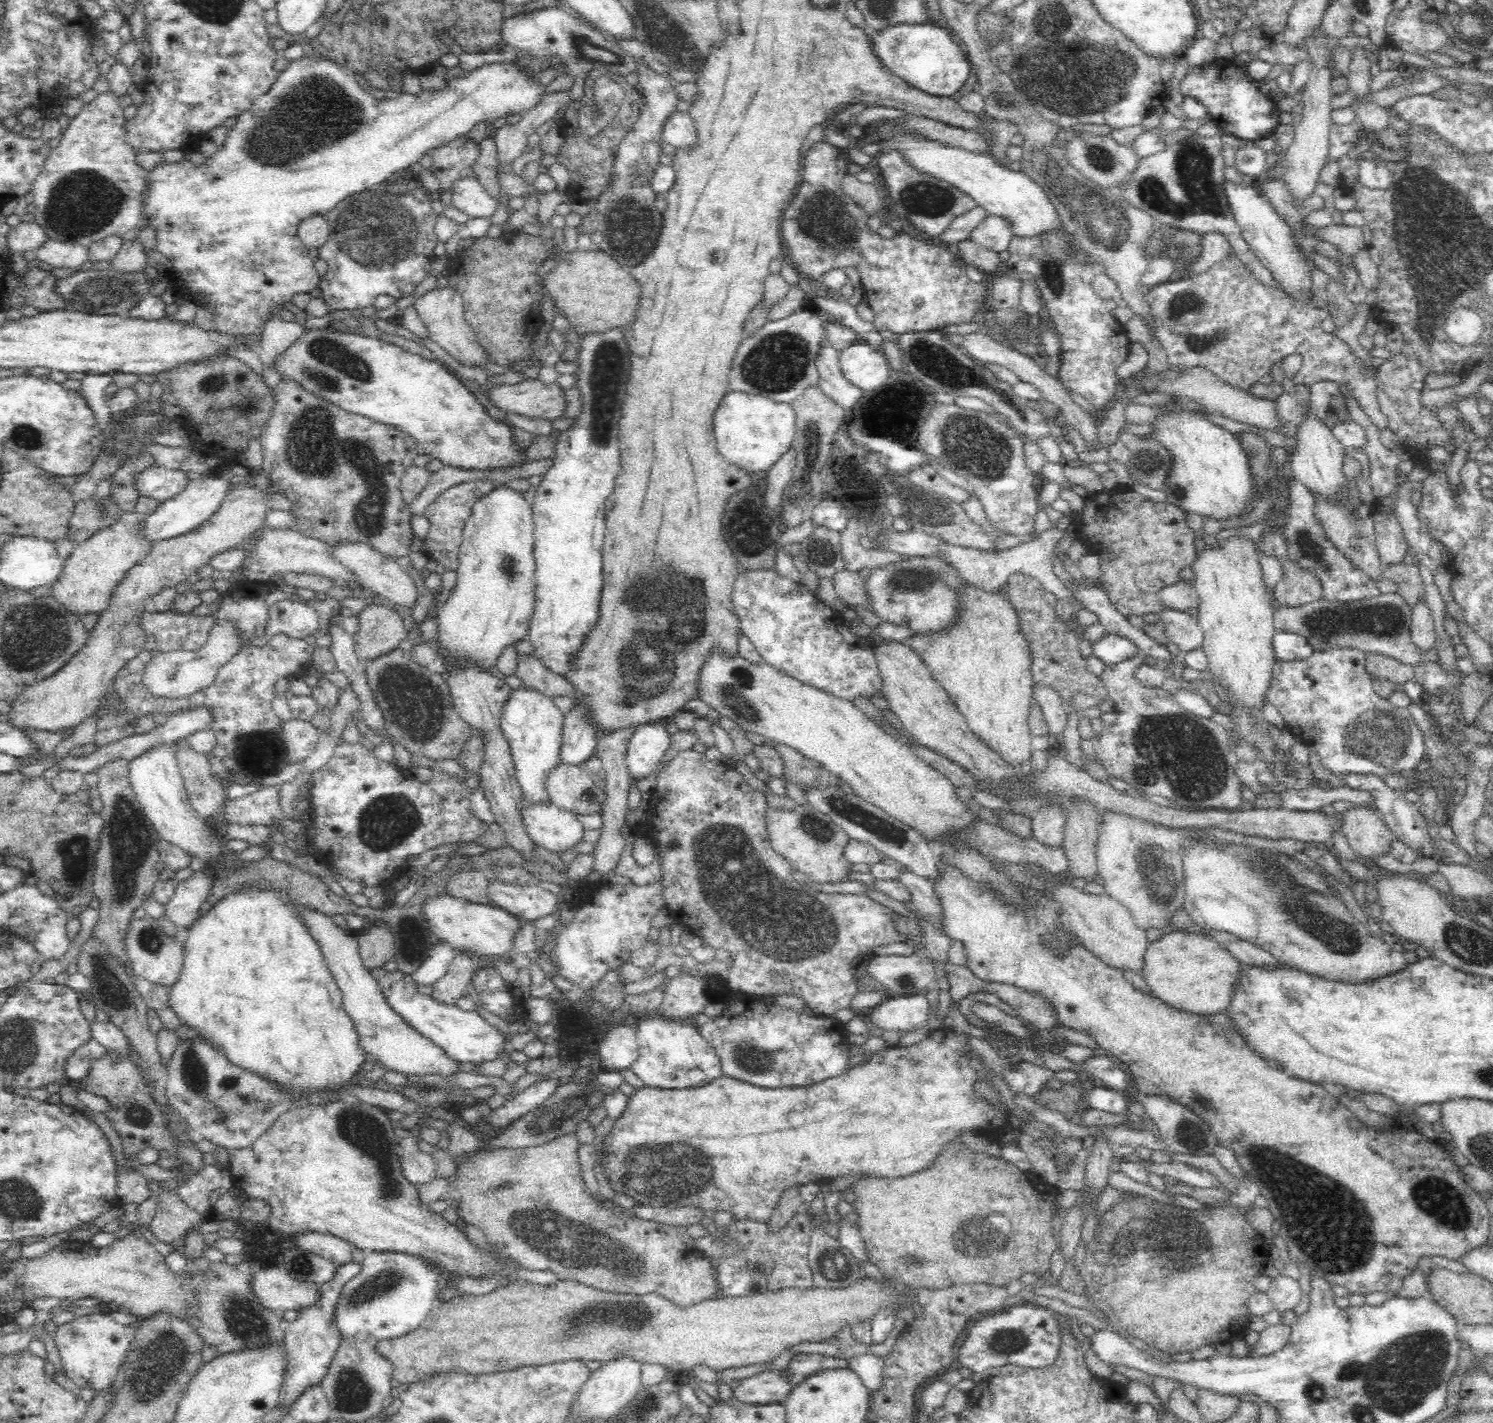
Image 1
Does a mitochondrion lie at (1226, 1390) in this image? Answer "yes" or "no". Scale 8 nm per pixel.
no

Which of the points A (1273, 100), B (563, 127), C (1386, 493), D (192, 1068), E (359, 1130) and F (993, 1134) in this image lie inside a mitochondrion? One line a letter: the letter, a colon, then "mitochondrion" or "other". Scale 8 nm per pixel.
A: other
B: other
C: other
D: mitochondrion
E: mitochondrion
F: other

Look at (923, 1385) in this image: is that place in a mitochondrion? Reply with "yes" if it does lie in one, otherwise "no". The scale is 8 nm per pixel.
no

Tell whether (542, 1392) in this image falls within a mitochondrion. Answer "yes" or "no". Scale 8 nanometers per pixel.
yes

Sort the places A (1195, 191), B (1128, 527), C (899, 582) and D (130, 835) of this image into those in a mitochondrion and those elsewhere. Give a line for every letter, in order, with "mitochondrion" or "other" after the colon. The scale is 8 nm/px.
A: mitochondrion
B: mitochondrion
C: mitochondrion
D: mitochondrion

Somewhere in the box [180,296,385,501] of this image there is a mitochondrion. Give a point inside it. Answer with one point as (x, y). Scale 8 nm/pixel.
(330, 364)

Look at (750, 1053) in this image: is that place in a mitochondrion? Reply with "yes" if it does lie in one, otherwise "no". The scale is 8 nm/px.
yes

